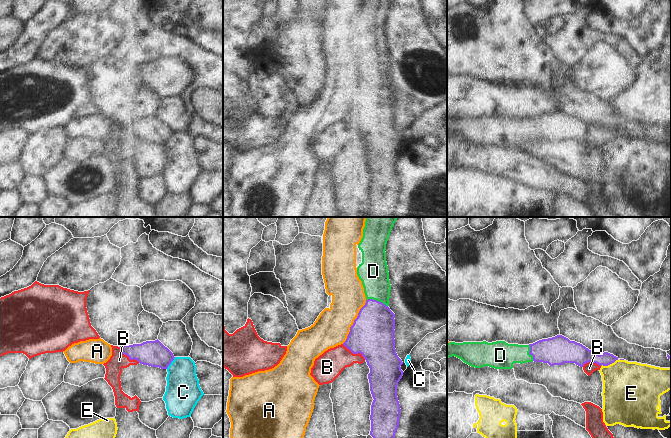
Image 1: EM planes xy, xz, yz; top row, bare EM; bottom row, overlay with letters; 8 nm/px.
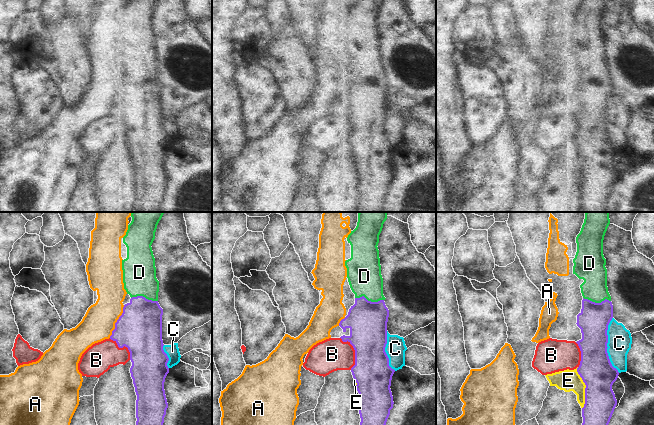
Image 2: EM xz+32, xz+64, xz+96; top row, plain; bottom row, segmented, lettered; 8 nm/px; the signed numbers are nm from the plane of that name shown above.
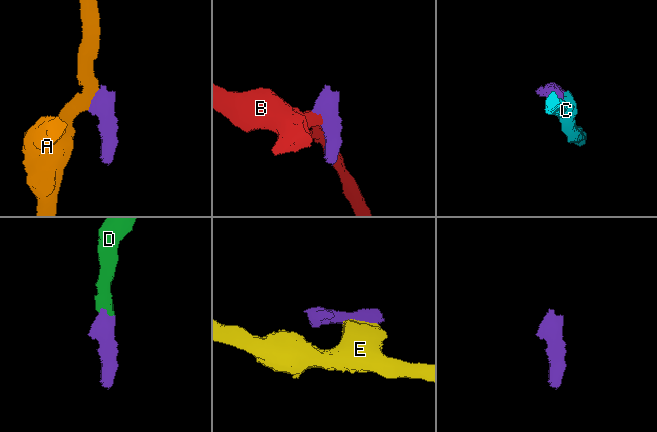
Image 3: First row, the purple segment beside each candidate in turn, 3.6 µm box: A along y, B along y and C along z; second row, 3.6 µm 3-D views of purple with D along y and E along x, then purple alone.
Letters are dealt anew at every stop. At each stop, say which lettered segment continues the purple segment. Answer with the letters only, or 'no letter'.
D

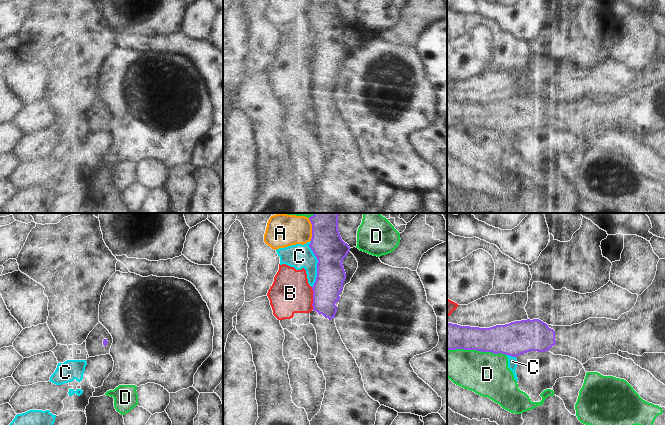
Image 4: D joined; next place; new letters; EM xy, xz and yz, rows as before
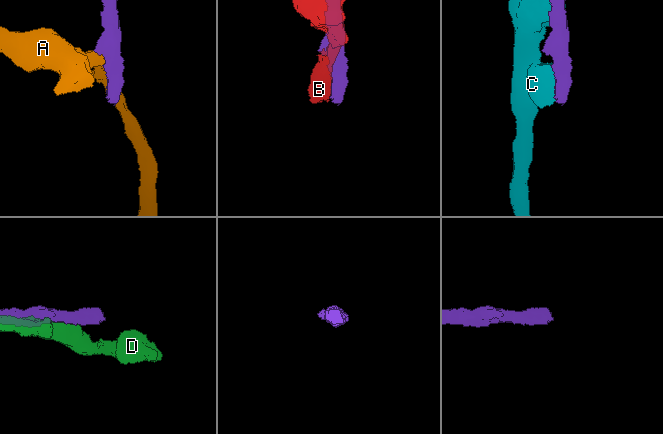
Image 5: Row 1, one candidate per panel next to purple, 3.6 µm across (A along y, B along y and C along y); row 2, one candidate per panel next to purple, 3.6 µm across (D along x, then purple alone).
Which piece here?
no letter

